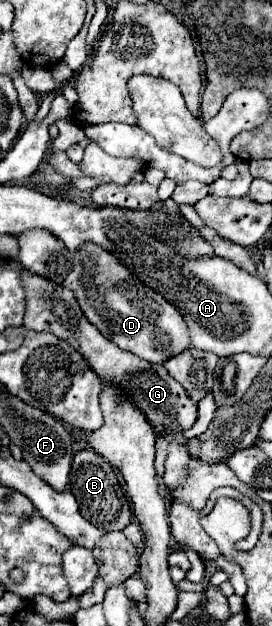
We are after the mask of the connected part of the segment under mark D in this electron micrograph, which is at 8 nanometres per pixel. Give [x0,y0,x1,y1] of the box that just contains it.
[18,230,192,364]

